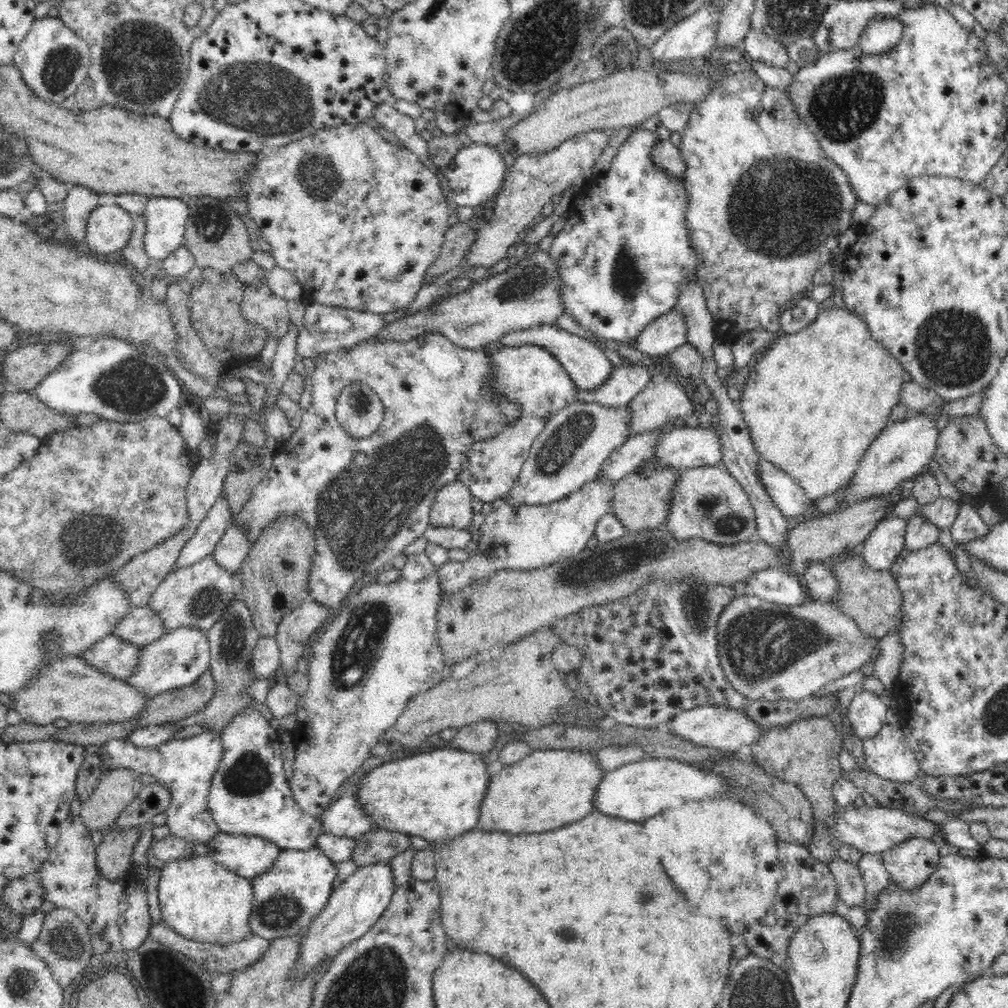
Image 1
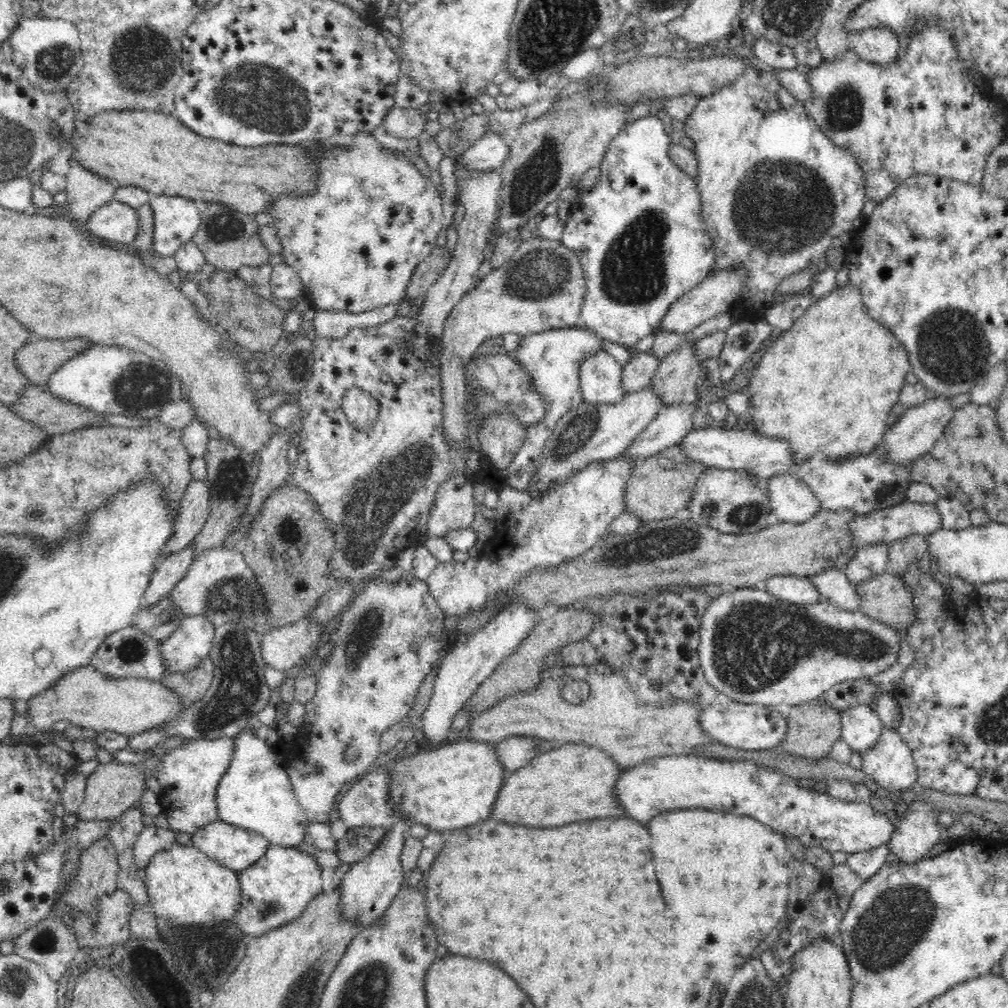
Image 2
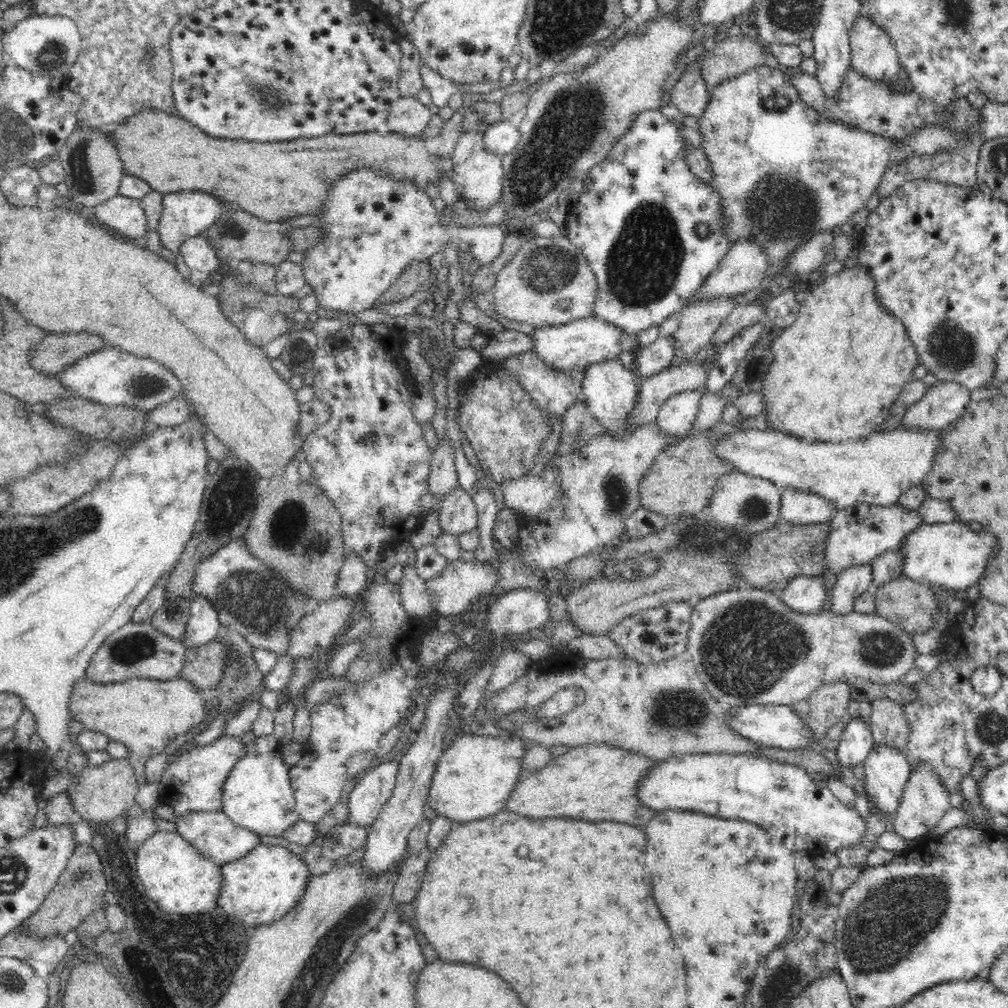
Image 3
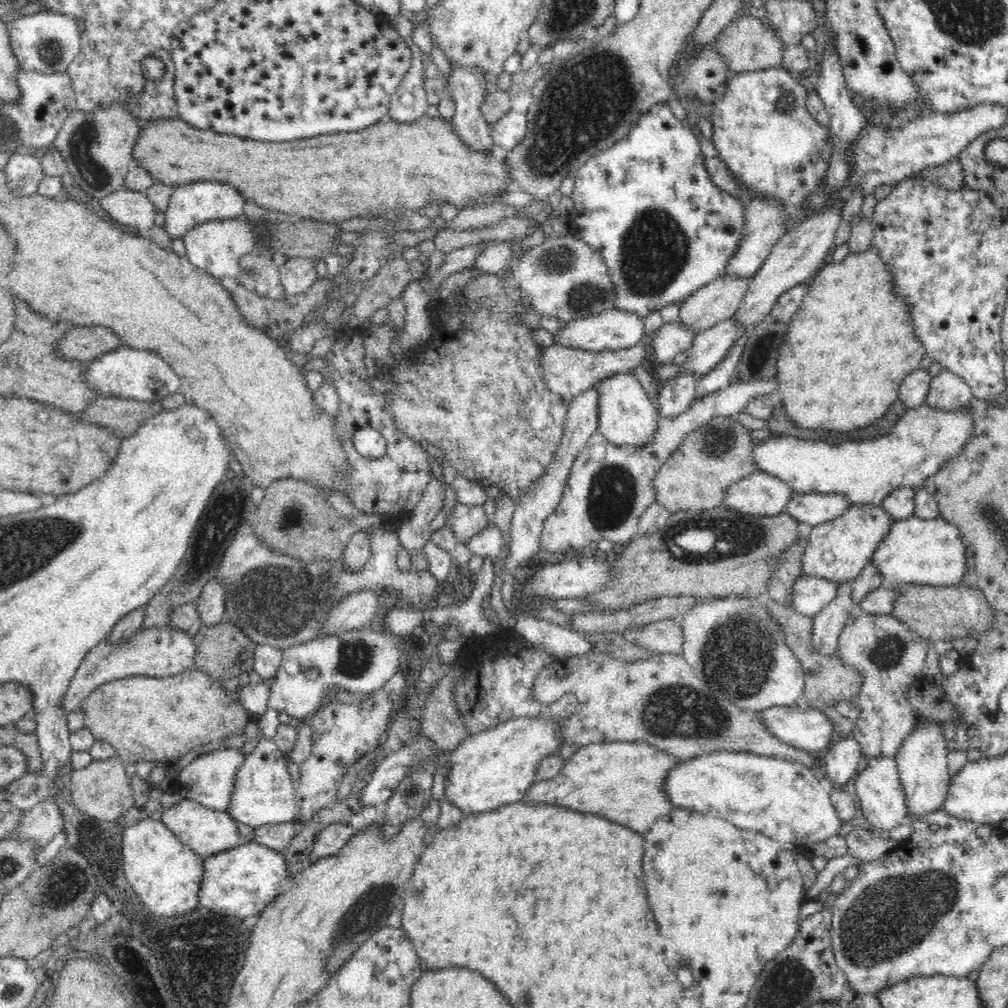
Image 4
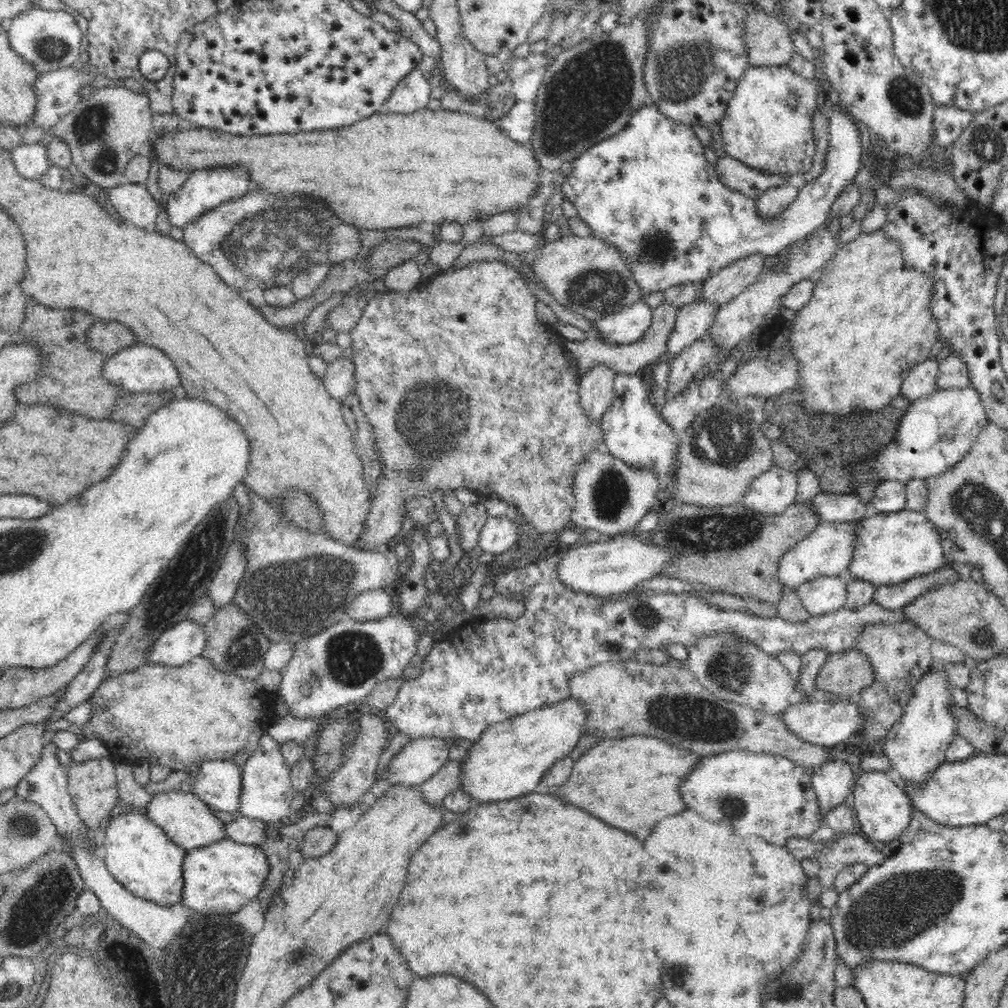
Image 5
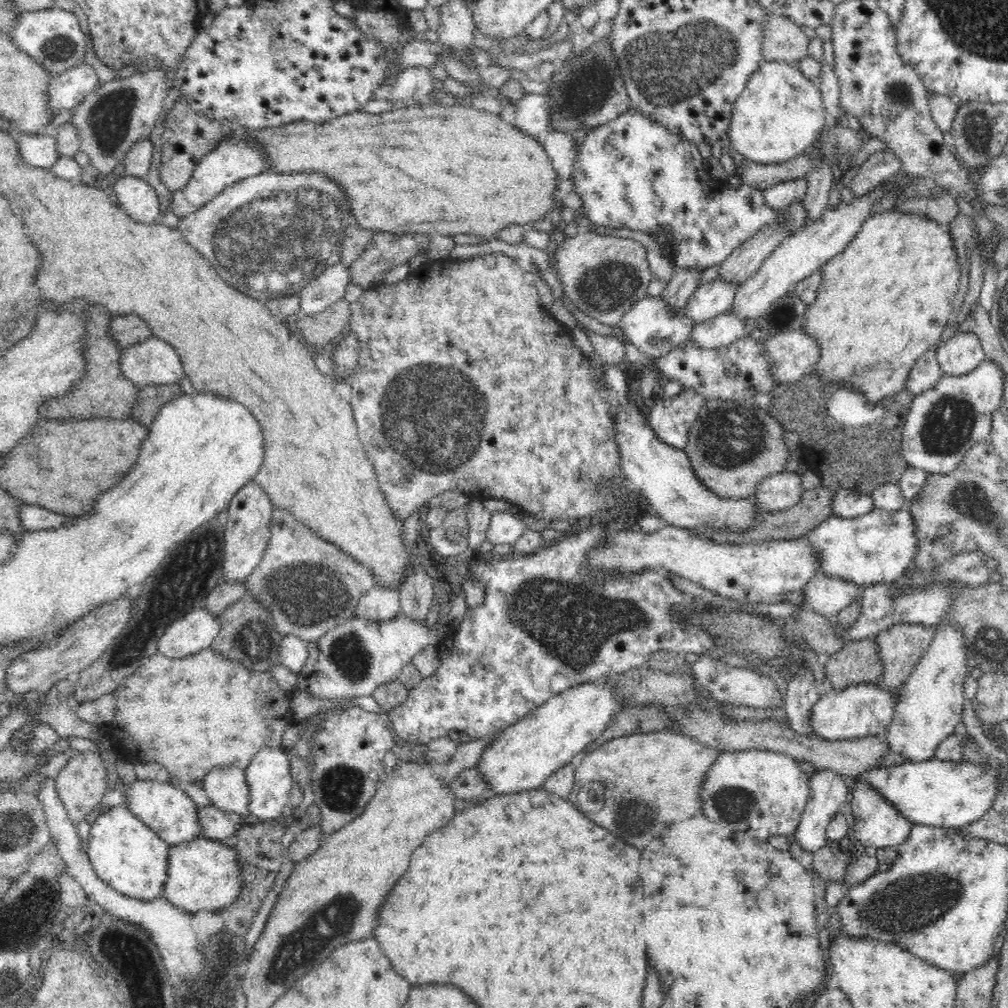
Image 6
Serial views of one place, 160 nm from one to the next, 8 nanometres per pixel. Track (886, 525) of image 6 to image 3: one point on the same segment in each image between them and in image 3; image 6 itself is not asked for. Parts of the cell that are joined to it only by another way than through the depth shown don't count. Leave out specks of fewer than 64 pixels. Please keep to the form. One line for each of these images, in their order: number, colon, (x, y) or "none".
3: (951, 554)
4: (918, 551)
5: (890, 548)

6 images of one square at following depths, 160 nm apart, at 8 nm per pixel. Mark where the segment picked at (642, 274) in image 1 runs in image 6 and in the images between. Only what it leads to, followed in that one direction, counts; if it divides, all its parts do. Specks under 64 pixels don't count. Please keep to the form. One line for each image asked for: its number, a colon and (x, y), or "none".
2: (639, 233)
3: (651, 230)
4: (648, 204)
5: (649, 191)
6: (631, 172)

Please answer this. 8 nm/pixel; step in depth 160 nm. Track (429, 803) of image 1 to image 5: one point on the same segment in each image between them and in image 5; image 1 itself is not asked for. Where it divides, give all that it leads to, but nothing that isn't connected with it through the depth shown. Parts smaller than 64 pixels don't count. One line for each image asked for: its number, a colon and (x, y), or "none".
2: (452, 786)
3: (474, 777)
4: (494, 767)
5: (511, 757)

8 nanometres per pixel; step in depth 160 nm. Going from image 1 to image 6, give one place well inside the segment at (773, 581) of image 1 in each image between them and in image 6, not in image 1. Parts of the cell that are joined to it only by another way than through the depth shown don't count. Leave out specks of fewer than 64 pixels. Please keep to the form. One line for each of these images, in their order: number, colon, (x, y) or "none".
2: (799, 590)
3: (805, 594)
4: (809, 595)
5: (822, 595)
6: (824, 595)

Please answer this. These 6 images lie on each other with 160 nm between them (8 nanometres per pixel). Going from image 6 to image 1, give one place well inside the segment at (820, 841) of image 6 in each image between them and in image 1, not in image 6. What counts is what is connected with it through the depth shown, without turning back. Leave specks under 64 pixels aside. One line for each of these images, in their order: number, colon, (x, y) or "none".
1: (867, 711)
2: (861, 727)
3: (856, 744)
4: (843, 756)
5: (832, 782)

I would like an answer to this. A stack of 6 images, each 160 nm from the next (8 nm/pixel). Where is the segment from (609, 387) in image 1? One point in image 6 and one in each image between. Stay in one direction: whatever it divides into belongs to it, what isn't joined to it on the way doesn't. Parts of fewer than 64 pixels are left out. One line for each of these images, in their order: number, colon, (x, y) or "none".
2: (638, 372)
3: (652, 358)
4: (673, 338)
5: (693, 320)
6: (712, 299)

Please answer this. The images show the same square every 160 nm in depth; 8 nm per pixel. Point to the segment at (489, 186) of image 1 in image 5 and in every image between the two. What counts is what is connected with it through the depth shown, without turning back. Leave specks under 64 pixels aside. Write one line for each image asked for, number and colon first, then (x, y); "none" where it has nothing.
2: (490, 152)
3: (501, 138)
4: (511, 129)
5: (519, 121)

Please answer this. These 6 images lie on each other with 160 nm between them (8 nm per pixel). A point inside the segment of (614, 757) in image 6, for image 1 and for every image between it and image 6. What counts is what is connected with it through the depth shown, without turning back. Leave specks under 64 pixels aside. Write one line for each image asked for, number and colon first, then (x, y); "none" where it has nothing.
1: (549, 788)
2: (571, 782)
3: (596, 781)
4: (621, 781)
5: (631, 783)

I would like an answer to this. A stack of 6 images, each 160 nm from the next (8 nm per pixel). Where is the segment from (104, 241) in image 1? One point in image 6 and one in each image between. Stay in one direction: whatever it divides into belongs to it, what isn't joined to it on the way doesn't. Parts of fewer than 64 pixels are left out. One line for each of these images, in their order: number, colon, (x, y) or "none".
2: (115, 221)
3: (124, 216)
4: (132, 208)
5: (135, 205)
6: (138, 199)

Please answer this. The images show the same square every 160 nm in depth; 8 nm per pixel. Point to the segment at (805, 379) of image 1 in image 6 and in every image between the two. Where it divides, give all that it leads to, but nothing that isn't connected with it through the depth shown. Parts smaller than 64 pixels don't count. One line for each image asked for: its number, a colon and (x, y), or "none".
2: (828, 384)
3: (837, 370)
4: (850, 345)
5: (869, 321)
6: (884, 301)

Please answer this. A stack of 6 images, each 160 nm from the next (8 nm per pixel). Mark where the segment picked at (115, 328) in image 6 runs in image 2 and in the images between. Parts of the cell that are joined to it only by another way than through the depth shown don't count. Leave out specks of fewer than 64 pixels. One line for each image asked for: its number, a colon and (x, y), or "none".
2: (38, 359)
3: (56, 352)
4: (86, 343)
5: (108, 337)

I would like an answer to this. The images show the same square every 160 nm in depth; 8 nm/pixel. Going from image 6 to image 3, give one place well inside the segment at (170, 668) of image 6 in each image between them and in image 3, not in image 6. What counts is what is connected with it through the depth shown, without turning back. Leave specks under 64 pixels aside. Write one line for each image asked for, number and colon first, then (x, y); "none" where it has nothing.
3: (145, 715)
4: (144, 718)
5: (180, 717)

